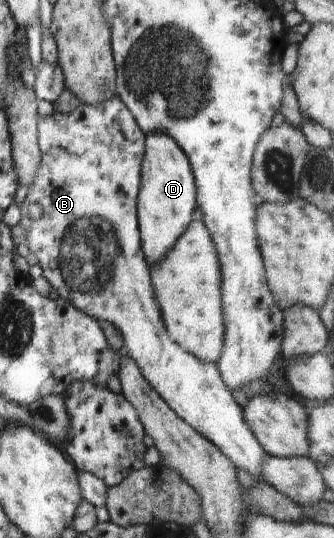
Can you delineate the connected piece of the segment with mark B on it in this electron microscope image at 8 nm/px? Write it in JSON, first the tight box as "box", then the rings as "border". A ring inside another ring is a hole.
{"box":[20,95,266,482],"border":[[[118,95],[97,105],[80,103],[66,114],[54,111],[45,117],[40,116],[37,122],[37,141],[41,162],[34,184],[28,187],[21,205],[20,224],[27,232],[25,244],[36,254],[44,278],[51,284],[51,288],[58,291],[60,298],[68,299],[74,291],[98,292],[104,287],[104,304],[102,300],[96,300],[94,312],[88,314],[96,320],[110,322],[122,332],[123,352],[135,360],[142,376],[186,424],[213,442],[235,468],[246,470],[257,478],[257,482],[264,481],[261,470],[266,452],[246,424],[242,407],[234,401],[218,367],[215,363],[201,361],[170,340],[164,326],[151,283],[150,266],[142,250],[137,217],[144,139],[145,134]],[[33,202],[38,202],[43,208],[42,216],[38,219],[32,219],[28,215],[28,206]]]}

